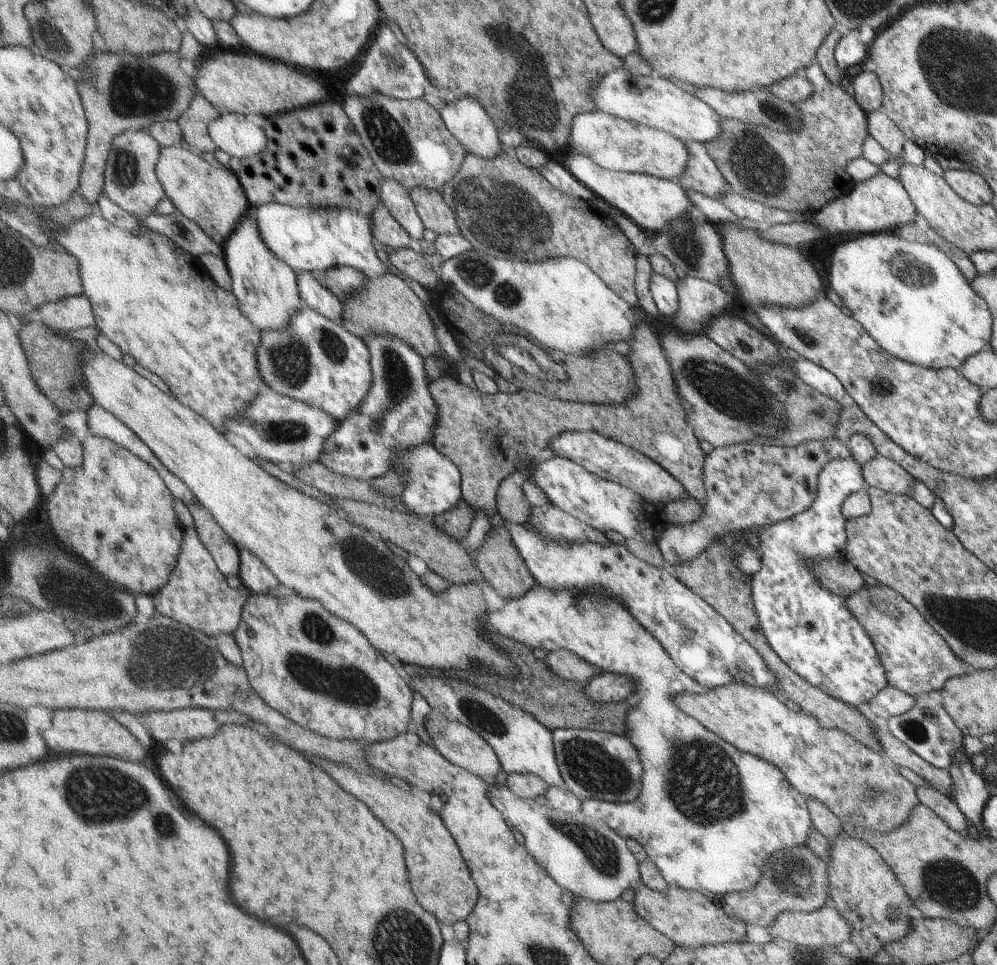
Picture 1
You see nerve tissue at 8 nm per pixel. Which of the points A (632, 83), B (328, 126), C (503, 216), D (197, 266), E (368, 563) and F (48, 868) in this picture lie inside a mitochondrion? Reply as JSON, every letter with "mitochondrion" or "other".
{"A":"other","B":"other","C":"mitochondrion","D":"other","E":"mitochondrion","F":"other"}

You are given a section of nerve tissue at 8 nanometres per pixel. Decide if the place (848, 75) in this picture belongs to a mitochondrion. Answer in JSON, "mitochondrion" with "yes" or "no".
{"mitochondrion":"no"}

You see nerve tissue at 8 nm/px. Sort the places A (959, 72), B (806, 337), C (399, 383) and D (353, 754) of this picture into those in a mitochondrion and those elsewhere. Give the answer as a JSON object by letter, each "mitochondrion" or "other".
{"A":"mitochondrion","B":"mitochondrion","C":"mitochondrion","D":"other"}

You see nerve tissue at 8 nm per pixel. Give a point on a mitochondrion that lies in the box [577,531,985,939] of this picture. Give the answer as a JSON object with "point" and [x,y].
{"point":[703,782]}

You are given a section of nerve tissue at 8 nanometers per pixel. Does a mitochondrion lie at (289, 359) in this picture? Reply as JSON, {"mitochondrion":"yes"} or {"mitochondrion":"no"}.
{"mitochondrion":"yes"}

